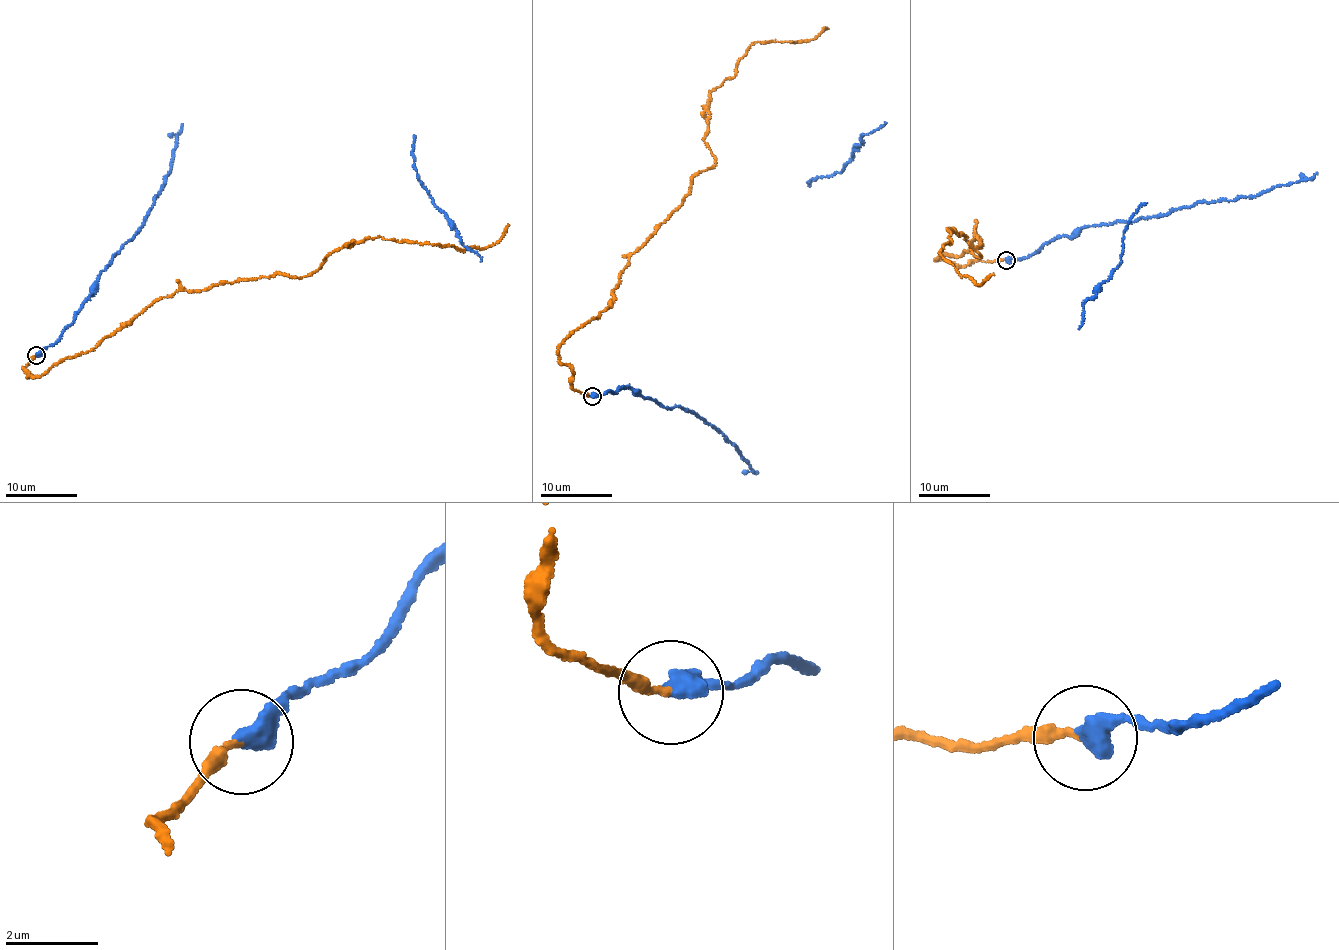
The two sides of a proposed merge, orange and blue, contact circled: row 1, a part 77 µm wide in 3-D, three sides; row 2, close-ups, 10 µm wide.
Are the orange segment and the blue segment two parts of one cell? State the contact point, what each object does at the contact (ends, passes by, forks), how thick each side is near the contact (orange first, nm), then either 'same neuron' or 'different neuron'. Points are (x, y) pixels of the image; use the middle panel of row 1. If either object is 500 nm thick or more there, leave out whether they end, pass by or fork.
place (592, 396); orange ends; blue ends; calibres 160 and 480 nm; different neuron

